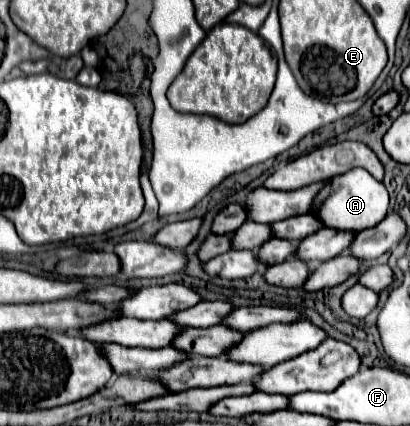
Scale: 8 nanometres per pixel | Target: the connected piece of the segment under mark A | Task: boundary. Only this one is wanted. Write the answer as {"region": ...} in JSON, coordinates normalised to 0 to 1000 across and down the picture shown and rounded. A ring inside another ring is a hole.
{"region":[[[866,392],[837,411],[822,411],[817,420],[798,420],[788,434],[788,448],[778,448],[778,458],[768,462],[768,477],[759,481],[754,500],[768,505],[778,523],[788,523],[788,533],[802,533],[817,542],[876,547],[934,519],[934,509],[944,505],[944,486],[949,486],[949,458],[939,434],[890,397]]]}

